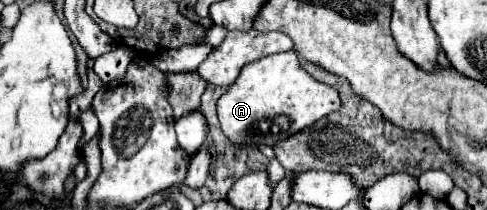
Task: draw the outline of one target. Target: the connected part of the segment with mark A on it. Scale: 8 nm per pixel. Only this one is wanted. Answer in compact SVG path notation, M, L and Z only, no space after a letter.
M295 50L279 52L277 56L265 56L253 64L247 64L239 78L217 100L217 116L227 138L231 142L255 146L273 146L287 136L315 124L323 116L337 112L337 108L341 108L339 92L329 84L313 80L313 76L305 72Z

